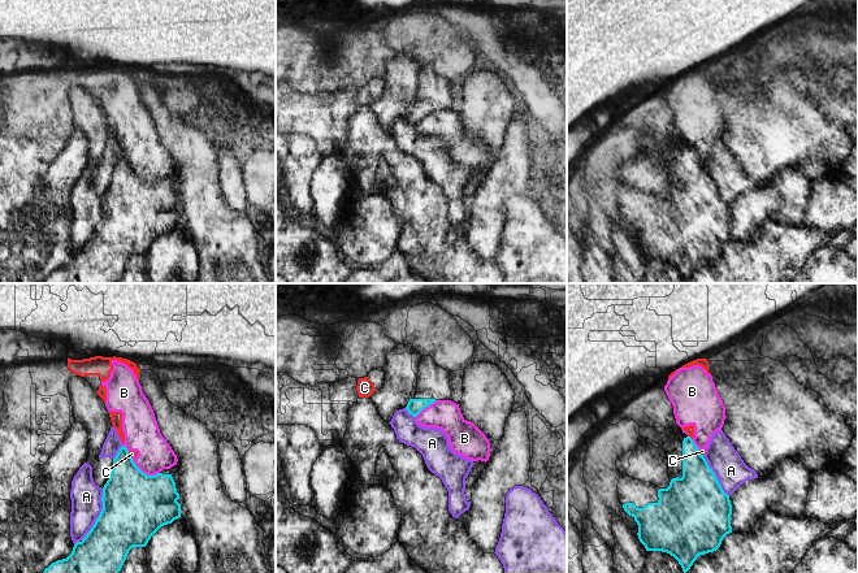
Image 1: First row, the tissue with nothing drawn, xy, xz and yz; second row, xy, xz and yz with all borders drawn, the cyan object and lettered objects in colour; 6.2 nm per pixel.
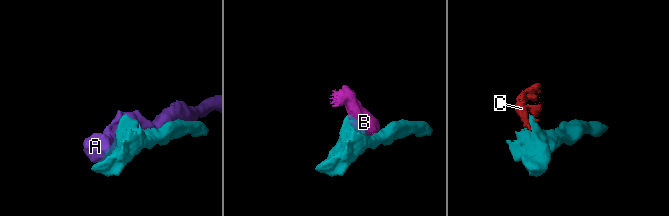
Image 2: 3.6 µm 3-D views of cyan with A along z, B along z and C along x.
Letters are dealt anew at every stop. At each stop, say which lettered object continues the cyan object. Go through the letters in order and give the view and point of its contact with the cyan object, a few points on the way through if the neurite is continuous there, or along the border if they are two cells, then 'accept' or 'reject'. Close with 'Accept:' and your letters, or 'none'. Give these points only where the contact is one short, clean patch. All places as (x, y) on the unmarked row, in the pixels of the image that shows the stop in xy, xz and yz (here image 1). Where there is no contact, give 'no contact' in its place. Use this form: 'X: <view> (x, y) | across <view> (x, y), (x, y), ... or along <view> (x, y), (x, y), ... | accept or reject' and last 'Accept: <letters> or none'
A: xy (98, 226) | reject
B: xy (144, 182) | reject
C: yz (690, 147) | along yz (689, 144), (692, 148) | reject
Accept: none

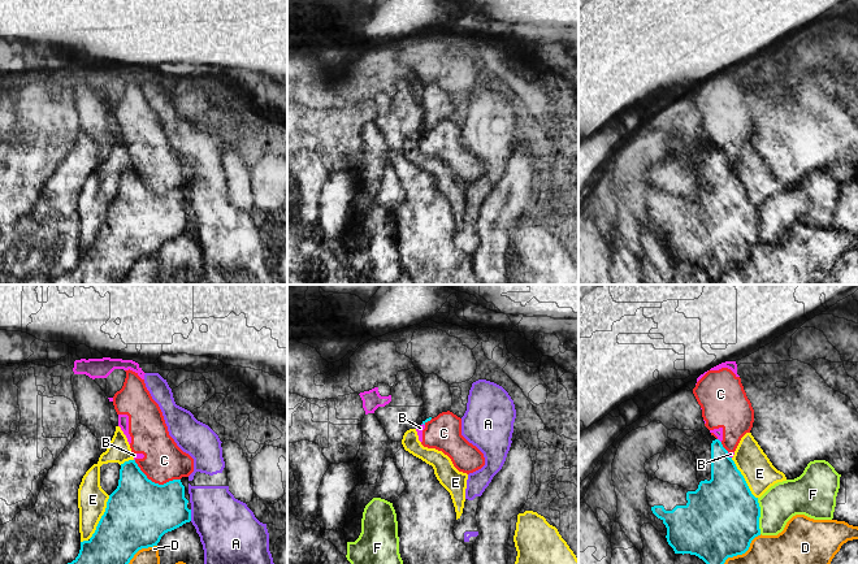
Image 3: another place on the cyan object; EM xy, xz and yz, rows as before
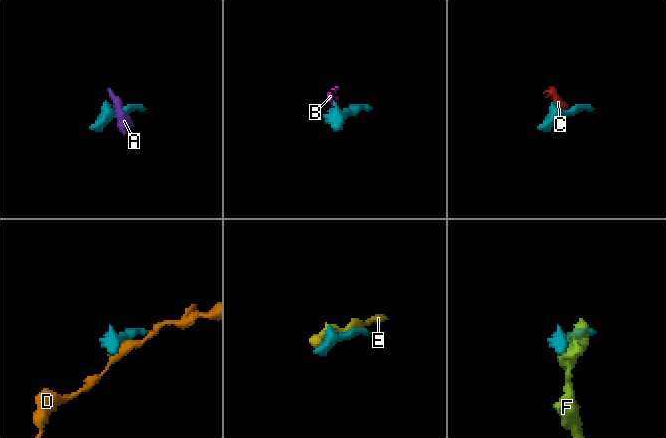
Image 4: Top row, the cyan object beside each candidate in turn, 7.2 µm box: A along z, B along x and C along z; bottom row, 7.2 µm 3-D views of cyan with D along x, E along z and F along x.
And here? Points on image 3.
A: xy (190, 224) | along xy (190, 218), (191, 229) | reject
B: yz (719, 150) | along yz (718, 147), (720, 151) | reject
C: xy (154, 191) | reject
D: yz (737, 263) | reject
E: xy (99, 230) | reject
F: yz (759, 225) | reject
Accept: none

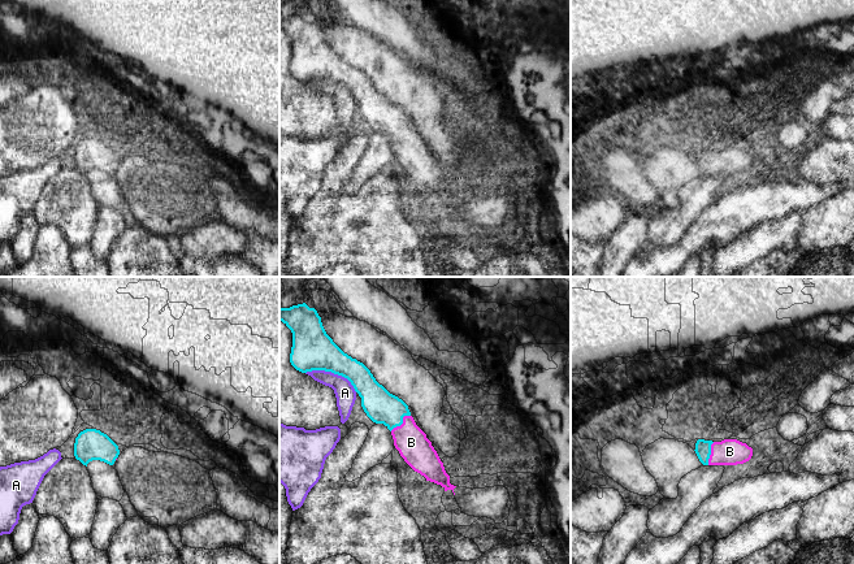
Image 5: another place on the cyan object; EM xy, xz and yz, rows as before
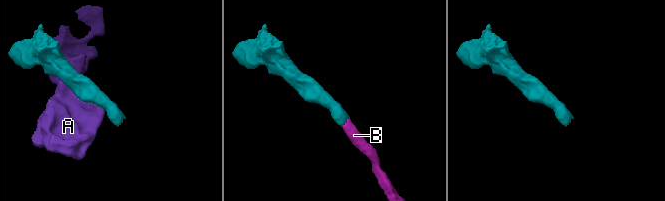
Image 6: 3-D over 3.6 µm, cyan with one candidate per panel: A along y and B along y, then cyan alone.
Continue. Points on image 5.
A: xz (333, 81) | reject
B: xz (402, 131) | across xz (381, 116), (388, 117), (402, 131), (411, 151) | accept
Accept: B

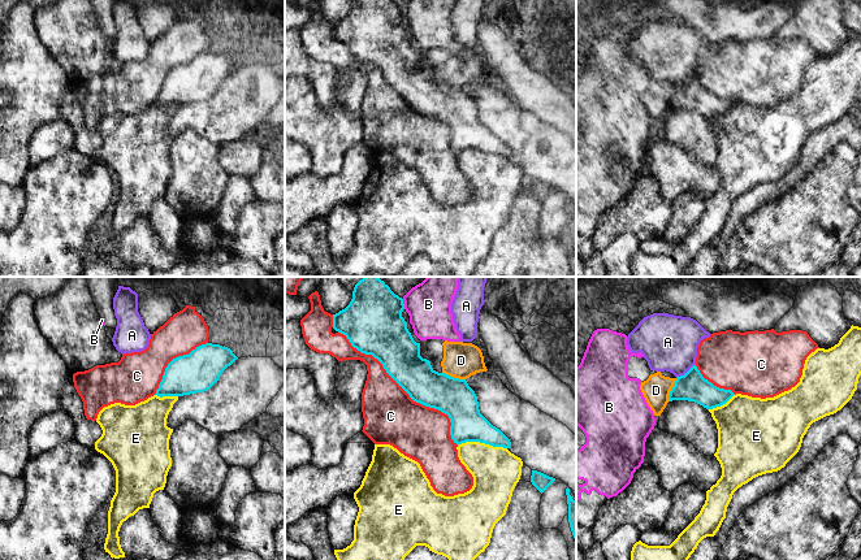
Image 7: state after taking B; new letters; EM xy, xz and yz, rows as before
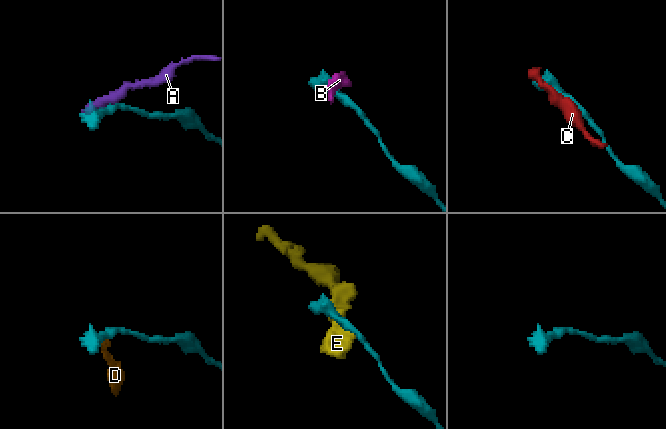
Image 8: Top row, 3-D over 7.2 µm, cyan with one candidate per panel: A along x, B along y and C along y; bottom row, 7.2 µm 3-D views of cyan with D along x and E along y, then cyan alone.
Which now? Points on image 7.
A: yz (687, 81) | along yz (695, 73), (676, 86) | reject
B: xz (403, 13) | along xz (402, 8), (405, 17) | reject
C: xz (405, 99) | reject
D: xz (453, 86) | reject
E: xz (483, 151) | reject
Accept: none

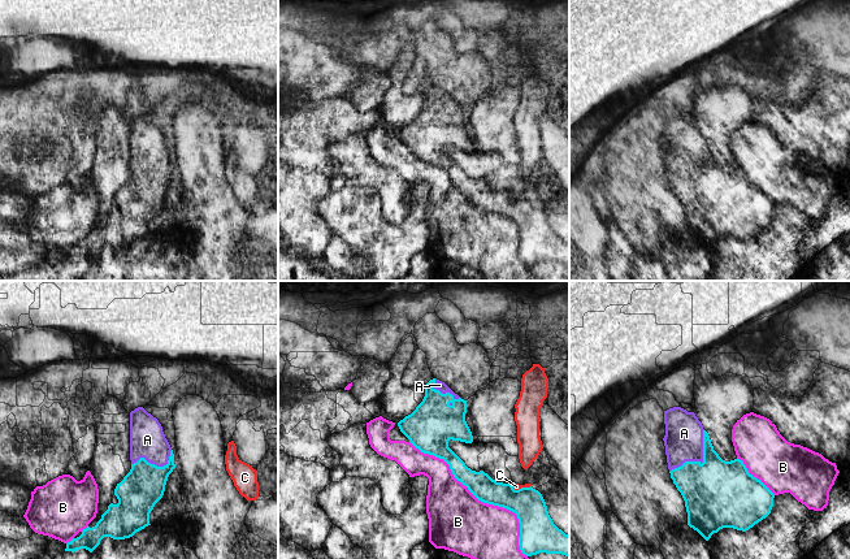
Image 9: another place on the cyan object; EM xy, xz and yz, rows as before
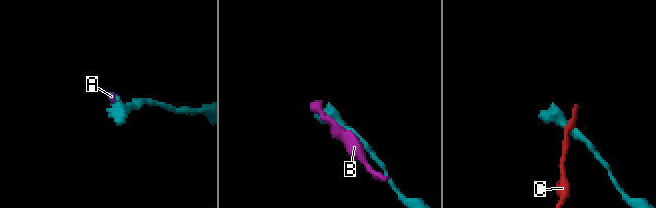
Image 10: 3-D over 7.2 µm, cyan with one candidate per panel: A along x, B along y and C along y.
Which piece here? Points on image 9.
A: yz (699, 170) | accept
B: xz (481, 209) | reject
C: xz (521, 196) | along xz (511, 194), (515, 198), (530, 194) | reject
Accept: A

